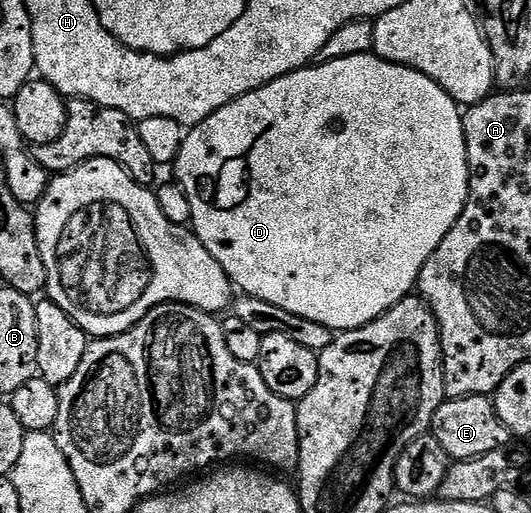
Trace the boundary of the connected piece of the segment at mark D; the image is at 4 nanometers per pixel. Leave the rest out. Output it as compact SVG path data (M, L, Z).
M374 52L361 56L345 56L341 60L305 66L302 70L289 72L285 76L281 76L277 80L273 80L269 84L265 84L229 104L225 104L225 108L213 112L213 116L201 120L196 126L187 130L185 140L181 144L181 152L175 157L173 163L174 170L174 181L182 186L185 196L189 196L189 205L193 208L190 229L199 237L201 244L205 244L209 256L213 256L213 260L217 260L217 264L221 264L221 268L231 279L232 287L248 298L265 300L265 304L277 304L277 308L285 308L285 312L293 312L293 316L305 316L305 320L317 320L317 324L325 324L325 328L336 332L356 330L373 320L377 320L384 312L393 309L399 301L408 297L416 289L419 273L425 268L429 256L433 256L433 252L437 252L441 240L445 240L445 236L449 236L453 224L457 224L457 220L467 203L469 188L471 187L471 173L469 172L467 145L465 144L465 132L463 131L463 110L459 103L451 99L445 92L445 88L441 88L433 80L429 80L429 76L425 76L408 66L393 64L389 60L378 58Z

